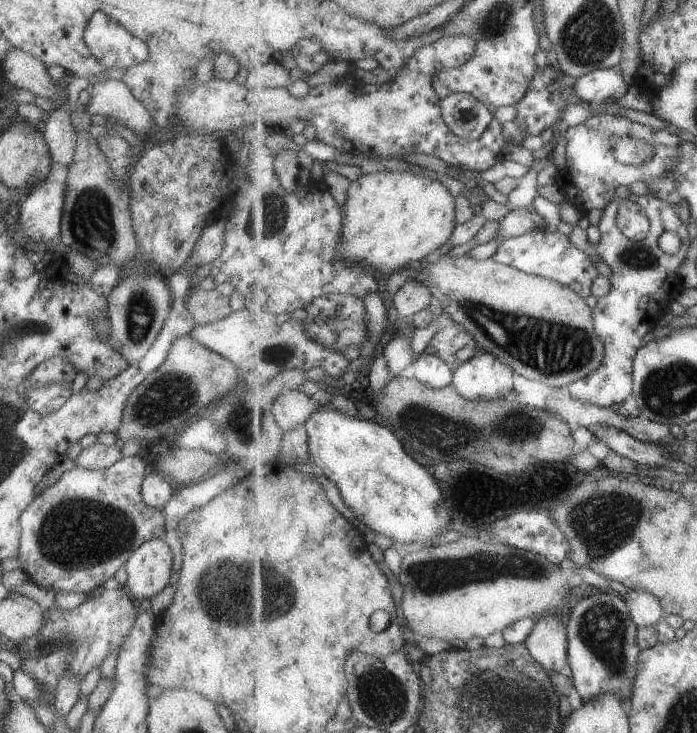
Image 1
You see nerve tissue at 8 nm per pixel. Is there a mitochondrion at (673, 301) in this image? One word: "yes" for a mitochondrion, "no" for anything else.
no

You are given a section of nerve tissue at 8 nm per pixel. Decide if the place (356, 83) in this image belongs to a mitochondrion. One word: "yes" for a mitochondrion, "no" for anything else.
no

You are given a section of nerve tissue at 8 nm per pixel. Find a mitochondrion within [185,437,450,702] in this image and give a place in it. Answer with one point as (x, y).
(237, 592)

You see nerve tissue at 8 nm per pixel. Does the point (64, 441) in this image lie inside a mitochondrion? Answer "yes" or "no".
no

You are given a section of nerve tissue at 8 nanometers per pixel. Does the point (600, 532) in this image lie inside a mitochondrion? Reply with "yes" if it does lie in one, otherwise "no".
yes

